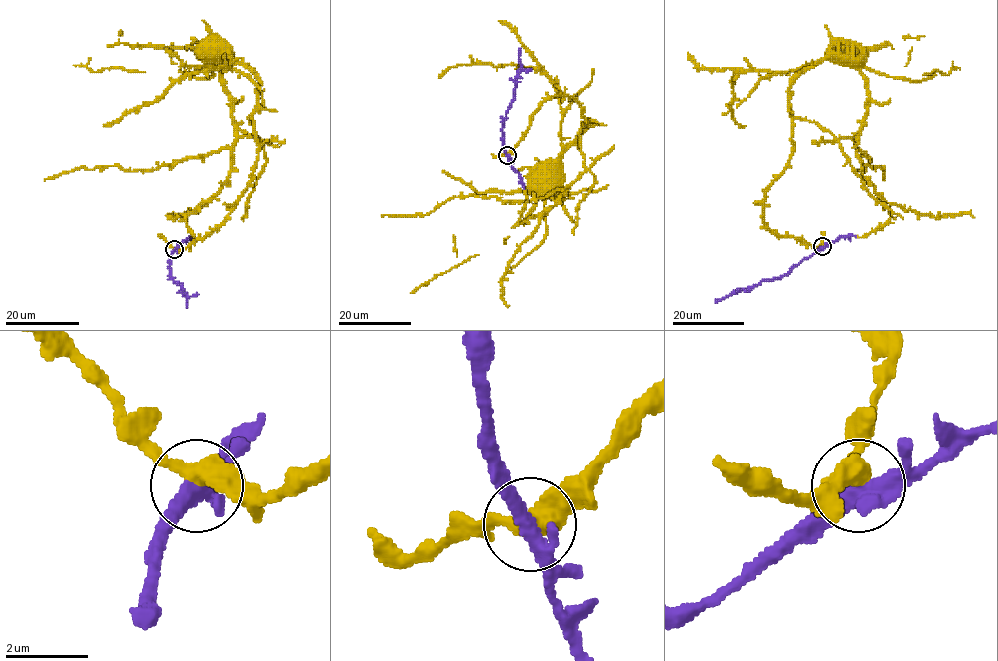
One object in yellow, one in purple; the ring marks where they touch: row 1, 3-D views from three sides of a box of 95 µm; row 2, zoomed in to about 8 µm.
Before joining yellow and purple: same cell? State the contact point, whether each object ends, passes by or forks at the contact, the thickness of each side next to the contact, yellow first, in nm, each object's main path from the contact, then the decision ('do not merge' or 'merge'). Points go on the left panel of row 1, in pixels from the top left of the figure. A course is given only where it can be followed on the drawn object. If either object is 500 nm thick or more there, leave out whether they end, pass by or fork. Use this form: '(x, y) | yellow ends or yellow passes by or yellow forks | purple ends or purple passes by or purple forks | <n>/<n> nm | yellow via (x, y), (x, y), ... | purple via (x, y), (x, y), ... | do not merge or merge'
(174, 249) | yellow passes by | purple passes by | 460/400 nm | yellow via (174, 250), (203, 239), (227, 217), (250, 180), (258, 154), (253, 111), (259, 78), (224, 48) | purple via (174, 250), (171, 253), (170, 274), (181, 284), (182, 293), (187, 296), (187, 304) | merge

